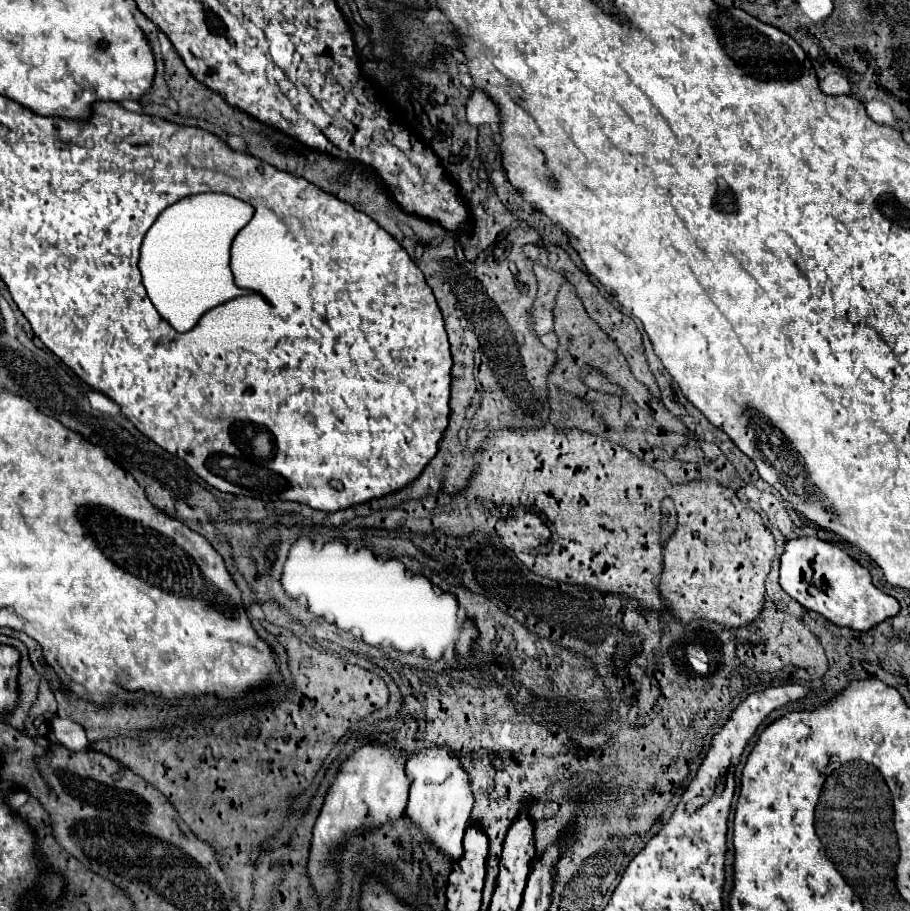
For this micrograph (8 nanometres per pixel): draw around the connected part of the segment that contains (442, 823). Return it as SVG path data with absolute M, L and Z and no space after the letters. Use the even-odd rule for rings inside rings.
M448 746L418 748L406 762L406 774L412 776L406 814L414 824L420 826L436 848L452 856L452 860L458 860L462 856L462 838L470 820L474 798L470 790L472 780L460 766L456 750Z

